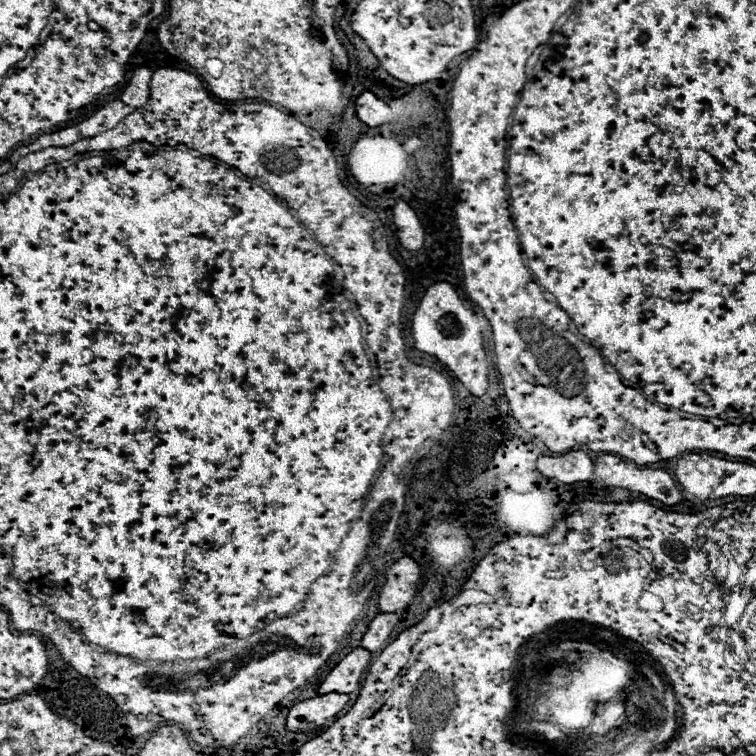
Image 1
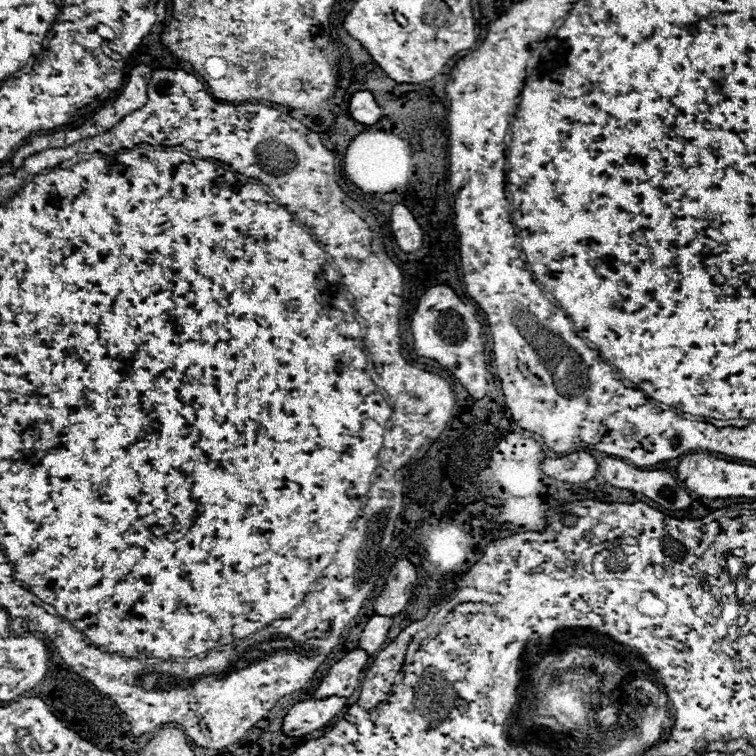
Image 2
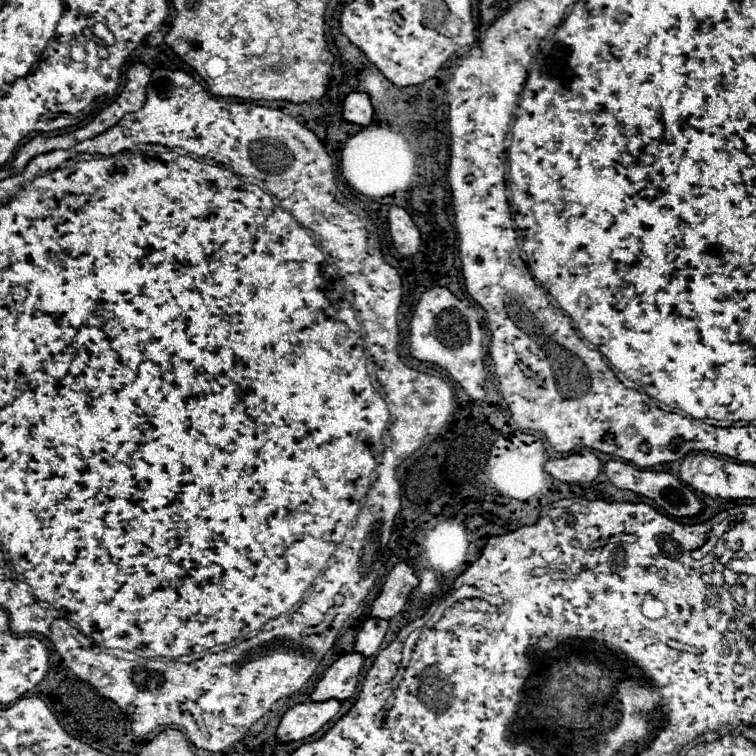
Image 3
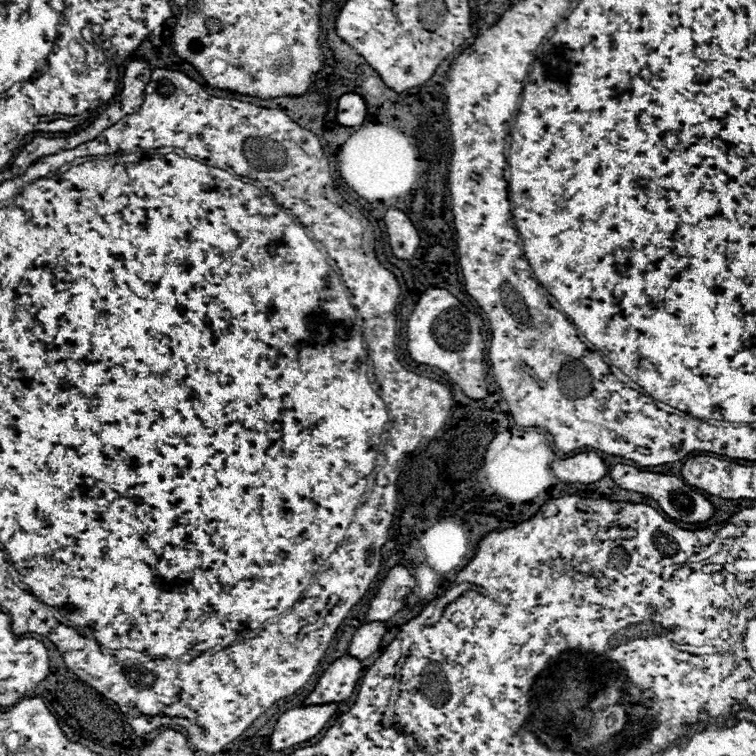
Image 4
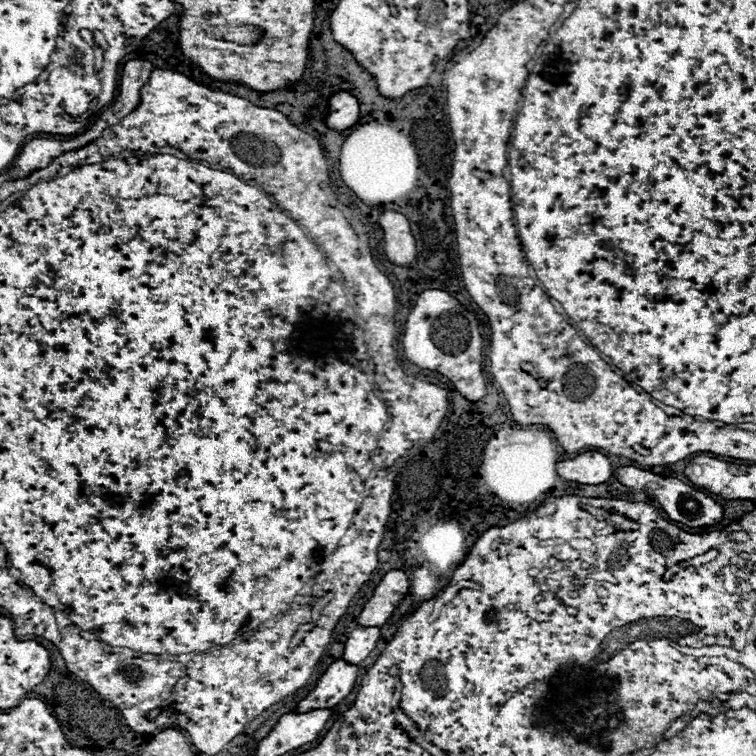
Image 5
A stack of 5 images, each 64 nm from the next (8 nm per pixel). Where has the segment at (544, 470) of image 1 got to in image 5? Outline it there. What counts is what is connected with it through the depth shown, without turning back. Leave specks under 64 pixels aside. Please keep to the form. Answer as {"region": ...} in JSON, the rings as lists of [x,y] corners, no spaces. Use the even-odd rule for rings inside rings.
{"region":[[[588,451],[576,458],[558,462],[558,476],[568,482],[580,484],[602,484],[612,476],[610,460],[599,451]]]}

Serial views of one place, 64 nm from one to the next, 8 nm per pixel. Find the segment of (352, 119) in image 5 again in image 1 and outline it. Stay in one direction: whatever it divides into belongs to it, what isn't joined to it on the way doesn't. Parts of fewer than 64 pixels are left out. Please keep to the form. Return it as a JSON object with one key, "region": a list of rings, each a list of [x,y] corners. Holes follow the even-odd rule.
{"region":[[[364,92],[356,98],[356,116],[368,126],[376,126],[376,124],[380,126],[392,120],[390,106],[380,98],[376,98],[376,94],[372,92]]]}

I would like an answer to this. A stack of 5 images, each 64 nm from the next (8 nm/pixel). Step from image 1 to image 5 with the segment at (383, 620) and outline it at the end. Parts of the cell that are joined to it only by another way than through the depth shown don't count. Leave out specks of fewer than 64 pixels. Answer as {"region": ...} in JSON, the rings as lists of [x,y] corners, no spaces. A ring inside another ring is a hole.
{"region":[[[356,628],[346,646],[344,646],[344,660],[350,664],[360,664],[374,648],[380,638],[380,628]]]}

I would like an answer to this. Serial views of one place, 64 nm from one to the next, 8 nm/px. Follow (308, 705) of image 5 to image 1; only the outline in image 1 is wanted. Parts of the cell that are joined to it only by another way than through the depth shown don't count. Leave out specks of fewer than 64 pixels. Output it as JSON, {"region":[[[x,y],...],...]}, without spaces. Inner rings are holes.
{"region":[[[356,648],[350,652],[342,662],[338,662],[332,672],[324,678],[320,684],[318,692],[320,694],[330,694],[330,692],[340,692],[340,694],[352,694],[360,688],[362,676],[366,674],[370,666],[372,654],[366,652],[366,648]]]}

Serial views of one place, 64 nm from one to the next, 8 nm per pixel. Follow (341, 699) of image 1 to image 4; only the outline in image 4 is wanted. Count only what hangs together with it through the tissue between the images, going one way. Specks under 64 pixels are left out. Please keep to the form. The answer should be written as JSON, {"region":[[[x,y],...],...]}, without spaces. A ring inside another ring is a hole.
{"region":[[[312,704],[312,706],[290,708],[276,722],[276,728],[270,736],[270,748],[284,750],[314,738],[336,714],[336,708],[338,708],[336,704],[324,704],[324,706]]]}

